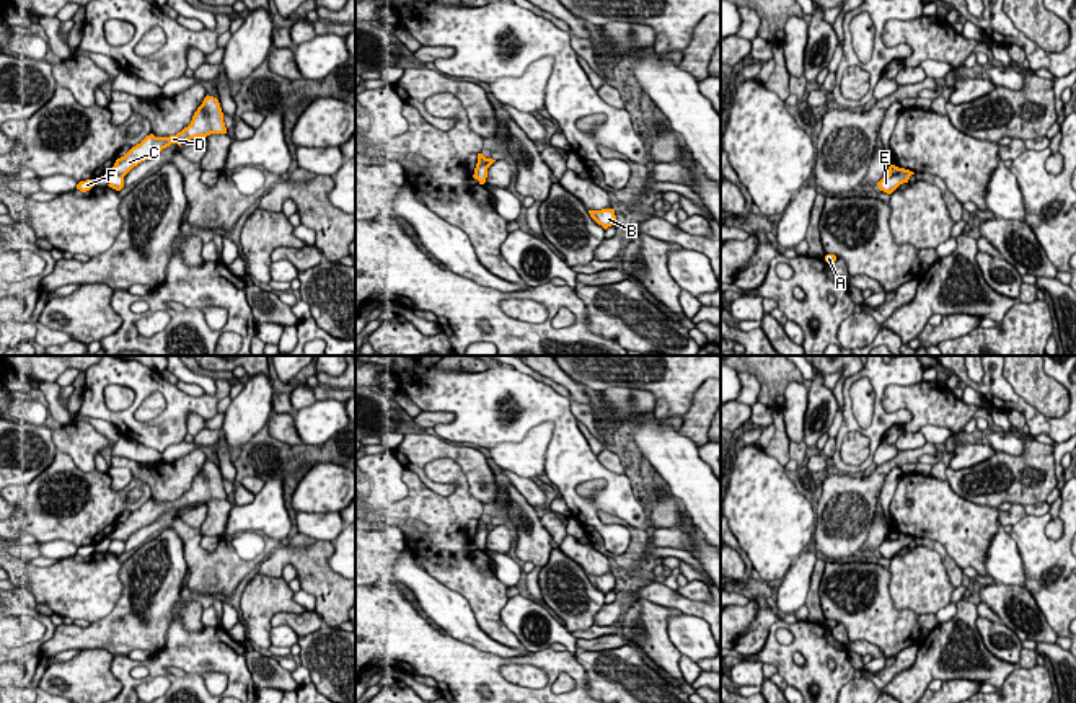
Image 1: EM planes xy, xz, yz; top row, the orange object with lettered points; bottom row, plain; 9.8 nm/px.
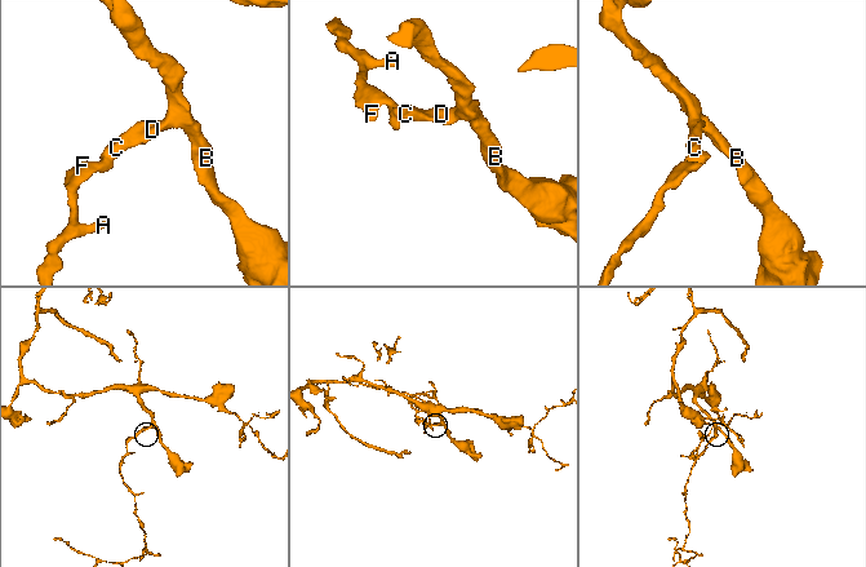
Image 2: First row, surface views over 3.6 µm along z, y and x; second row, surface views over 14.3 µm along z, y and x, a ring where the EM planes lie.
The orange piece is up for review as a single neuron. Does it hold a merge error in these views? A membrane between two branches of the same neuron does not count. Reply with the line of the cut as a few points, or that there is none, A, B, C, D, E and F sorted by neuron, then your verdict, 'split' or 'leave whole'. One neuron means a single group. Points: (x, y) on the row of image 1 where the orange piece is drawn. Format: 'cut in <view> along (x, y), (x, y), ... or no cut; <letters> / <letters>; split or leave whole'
cut in xy along (111, 173), (123, 176); A E F / B C D; split

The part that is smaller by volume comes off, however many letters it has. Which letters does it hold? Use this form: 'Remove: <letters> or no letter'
Remove: A, E, F

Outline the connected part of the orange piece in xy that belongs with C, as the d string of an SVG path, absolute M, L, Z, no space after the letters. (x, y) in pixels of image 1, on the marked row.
M207 95L194 113L192 121L187 127L170 137L155 137L153 134L147 135L124 157L117 158L109 173L126 176L134 166L153 158L158 152L170 147L171 144L178 144L181 147L183 142L196 137L205 139L210 134L227 134L227 127L218 99Z

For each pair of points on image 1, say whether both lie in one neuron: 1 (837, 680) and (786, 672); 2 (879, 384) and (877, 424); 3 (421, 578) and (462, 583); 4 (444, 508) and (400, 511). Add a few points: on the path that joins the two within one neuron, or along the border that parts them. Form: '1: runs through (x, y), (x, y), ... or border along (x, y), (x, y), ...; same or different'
1: runs through (824, 677), (799, 676); same
2: runs through (879, 393), (879, 415); same
3: border along (423, 566), (468, 602); different
4: runs through (432, 508), (411, 508); same

